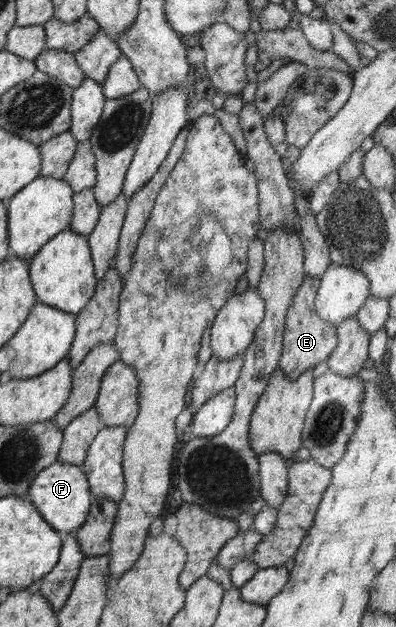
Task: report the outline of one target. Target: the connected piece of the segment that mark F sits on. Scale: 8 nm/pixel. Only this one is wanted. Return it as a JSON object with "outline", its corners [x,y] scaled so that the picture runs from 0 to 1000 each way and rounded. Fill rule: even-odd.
{"outline":[[[139,735],[104,750],[78,767],[68,796],[76,797],[98,820],[134,839],[144,850],[184,852],[220,829],[232,799],[232,788],[205,742]]]}

